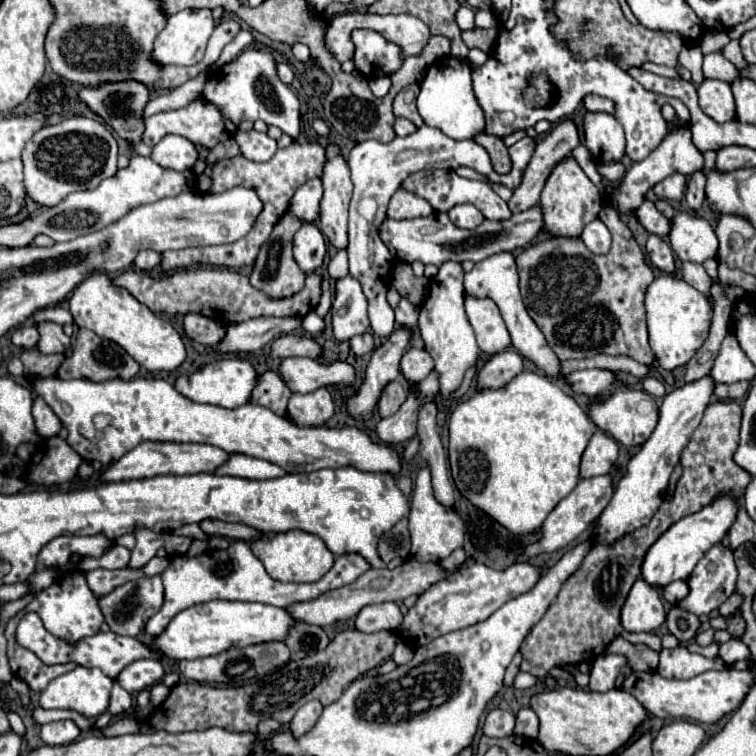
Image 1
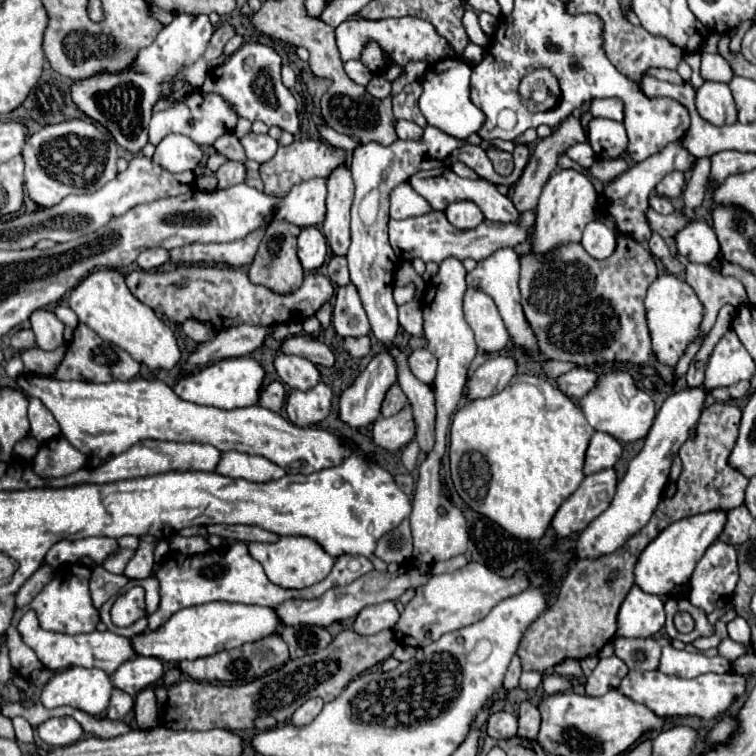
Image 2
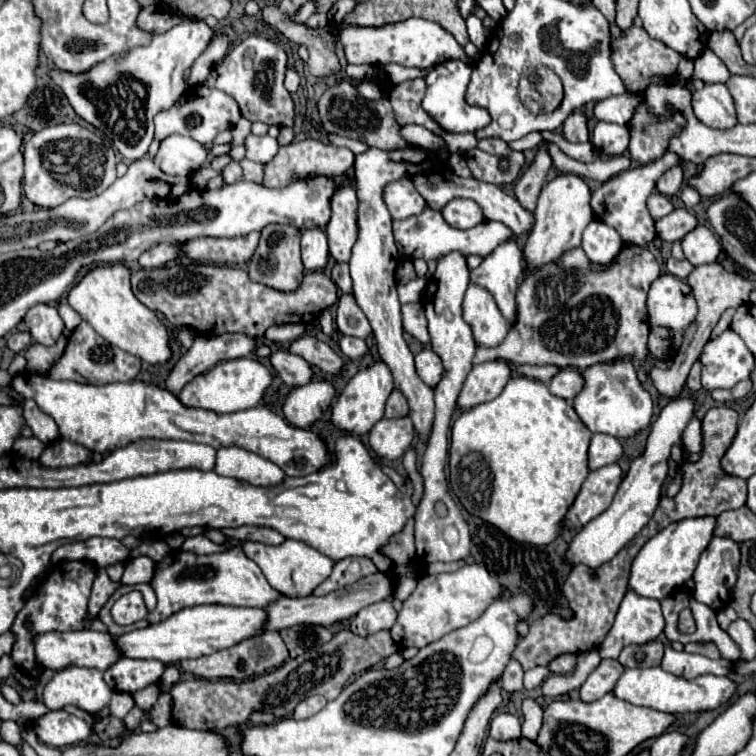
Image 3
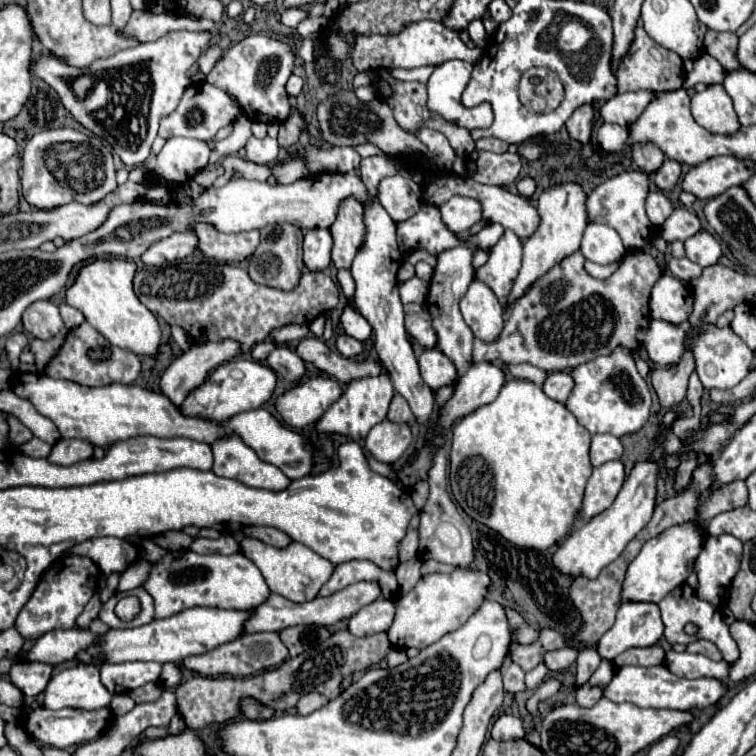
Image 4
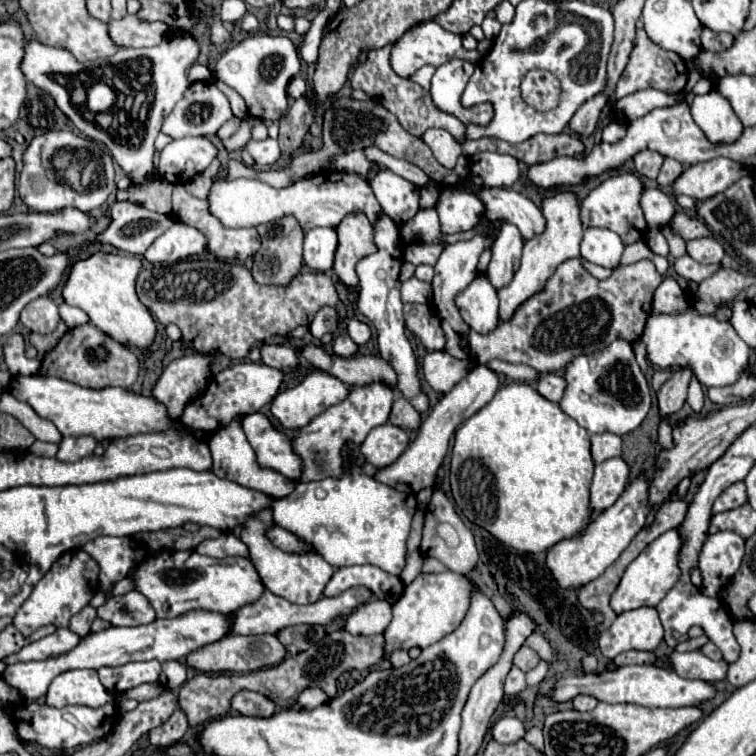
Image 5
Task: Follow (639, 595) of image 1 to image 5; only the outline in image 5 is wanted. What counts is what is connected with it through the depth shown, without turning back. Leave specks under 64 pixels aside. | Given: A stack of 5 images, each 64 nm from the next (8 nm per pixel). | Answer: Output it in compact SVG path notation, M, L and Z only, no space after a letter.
M652 606L626 610L616 616L614 624L600 636L600 652L616 658L626 650L654 650L664 636L658 612Z

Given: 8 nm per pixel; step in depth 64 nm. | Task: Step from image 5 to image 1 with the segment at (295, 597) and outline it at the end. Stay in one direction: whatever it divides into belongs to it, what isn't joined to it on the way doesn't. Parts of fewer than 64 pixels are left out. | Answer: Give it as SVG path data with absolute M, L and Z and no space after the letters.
M302 530L260 536L252 542L252 552L264 564L266 572L280 582L316 582L332 568L334 562L334 554L326 548L322 538Z

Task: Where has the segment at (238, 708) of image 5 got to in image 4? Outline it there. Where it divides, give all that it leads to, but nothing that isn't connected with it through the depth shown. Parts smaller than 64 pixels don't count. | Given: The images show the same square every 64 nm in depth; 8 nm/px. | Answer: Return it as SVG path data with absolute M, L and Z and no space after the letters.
M246 698L246 700L242 702L242 710L244 710L244 716L246 716L248 720L268 720L268 718L274 716L274 710L266 708L266 706L260 706L260 704L258 704L256 700L252 700L252 698Z

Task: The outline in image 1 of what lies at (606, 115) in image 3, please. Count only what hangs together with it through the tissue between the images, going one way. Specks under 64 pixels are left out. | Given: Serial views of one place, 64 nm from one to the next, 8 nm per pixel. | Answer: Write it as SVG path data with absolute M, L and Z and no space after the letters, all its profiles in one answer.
M596 94L584 96L584 106L586 106L586 110L592 110L592 112L608 112L608 114L614 114L614 102L608 100L608 98L596 96Z

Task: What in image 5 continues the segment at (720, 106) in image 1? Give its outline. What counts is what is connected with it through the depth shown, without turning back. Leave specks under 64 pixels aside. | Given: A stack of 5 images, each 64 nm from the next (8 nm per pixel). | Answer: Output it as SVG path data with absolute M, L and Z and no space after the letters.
M716 88L708 94L694 96L690 110L694 122L704 130L710 142L736 142L742 134L742 122L734 114L730 102Z

